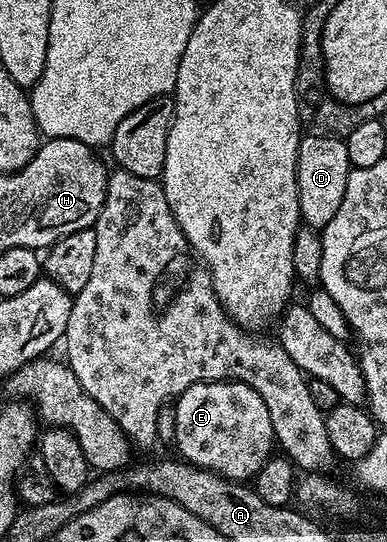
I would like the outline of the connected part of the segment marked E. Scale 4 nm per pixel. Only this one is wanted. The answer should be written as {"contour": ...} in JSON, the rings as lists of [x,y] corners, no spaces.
{"contour":[[[210,380],[204,384],[189,386],[174,401],[176,410],[176,438],[174,447],[179,447],[178,455],[188,464],[216,472],[226,480],[251,482],[257,473],[267,465],[273,454],[277,441],[273,434],[273,422],[265,402],[261,402],[261,394],[248,384],[238,384],[235,380]]]}

